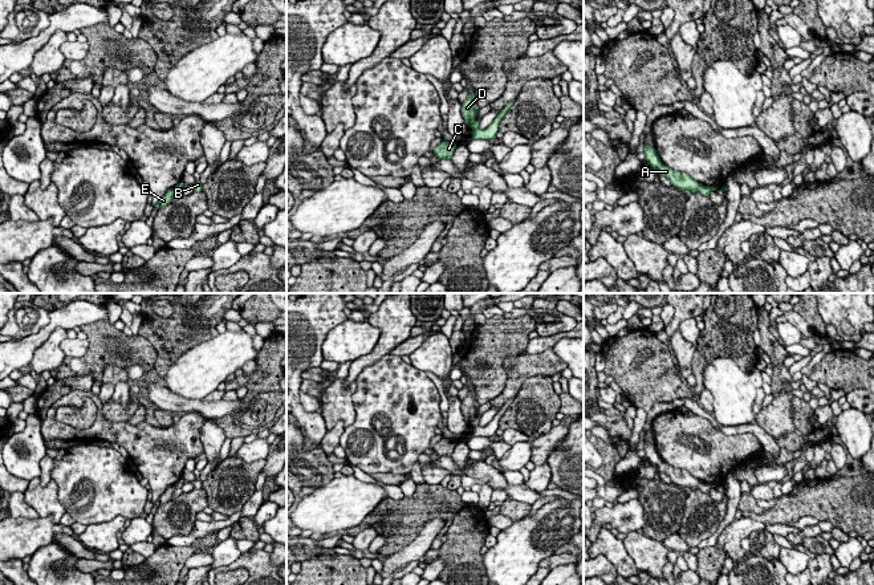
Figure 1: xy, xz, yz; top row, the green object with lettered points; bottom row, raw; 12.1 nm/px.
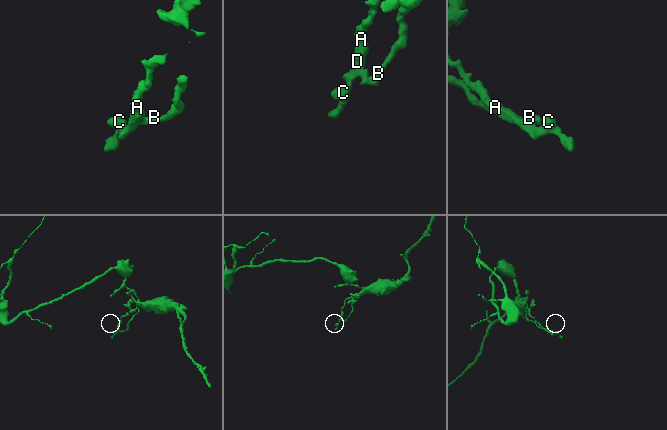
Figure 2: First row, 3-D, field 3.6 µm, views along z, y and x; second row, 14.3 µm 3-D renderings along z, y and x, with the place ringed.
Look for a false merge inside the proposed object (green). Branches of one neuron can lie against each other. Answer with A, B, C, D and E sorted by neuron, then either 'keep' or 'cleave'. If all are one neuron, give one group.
A C D E / B | cleave

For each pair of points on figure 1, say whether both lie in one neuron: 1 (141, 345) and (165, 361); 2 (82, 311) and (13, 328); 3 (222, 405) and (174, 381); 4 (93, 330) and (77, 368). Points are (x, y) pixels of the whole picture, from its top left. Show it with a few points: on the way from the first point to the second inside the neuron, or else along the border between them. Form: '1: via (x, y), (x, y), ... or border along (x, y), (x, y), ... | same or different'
1: border along (139, 333), (155, 352), (154, 368) | different
2: border along (49, 311), (49, 320), (44, 325), (21, 337) | different
3: border along (173, 391), (185, 398), (203, 399) | different
4: via (94, 340), (94, 352), (86, 360) | same

